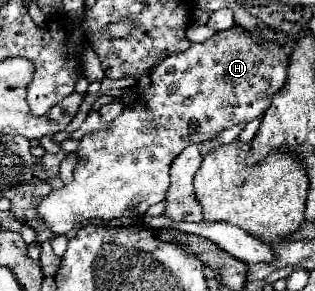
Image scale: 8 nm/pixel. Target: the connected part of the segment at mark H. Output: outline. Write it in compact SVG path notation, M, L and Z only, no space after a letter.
M238 25L228 31L216 33L204 43L194 43L188 51L166 57L166 61L162 61L162 65L158 65L158 69L150 73L152 85L134 105L126 107L124 113L116 117L108 129L90 133L80 141L74 181L64 185L62 189L54 189L40 201L40 205L36 207L38 219L52 231L52 235L66 235L76 225L76 221L96 217L102 221L110 221L144 215L150 205L164 201L170 185L168 167L180 151L184 151L192 143L212 139L226 127L242 121L252 121L270 107L272 95L286 81L288 57L288 49L274 49L274 53L258 49L258 43L252 41L250 33Z

